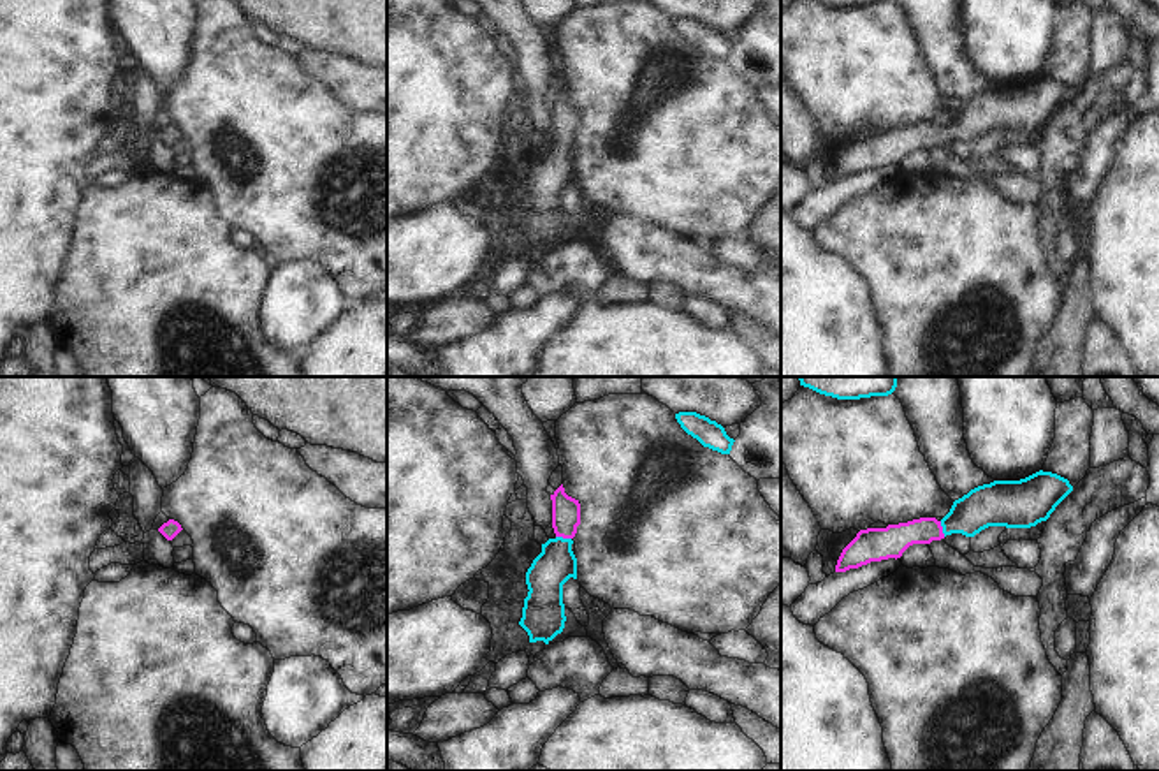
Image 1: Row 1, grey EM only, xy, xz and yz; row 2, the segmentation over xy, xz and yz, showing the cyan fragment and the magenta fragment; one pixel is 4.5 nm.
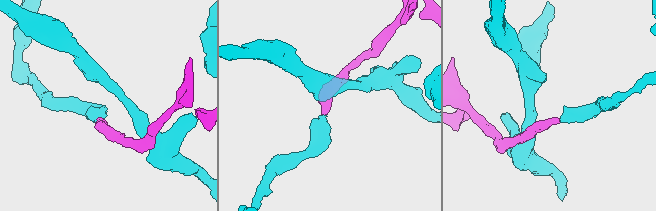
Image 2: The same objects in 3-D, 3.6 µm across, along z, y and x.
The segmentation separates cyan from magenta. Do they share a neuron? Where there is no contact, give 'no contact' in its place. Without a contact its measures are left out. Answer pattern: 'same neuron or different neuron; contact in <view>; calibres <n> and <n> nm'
same neuron; contact in xz; calibres 180 and 130 nm

